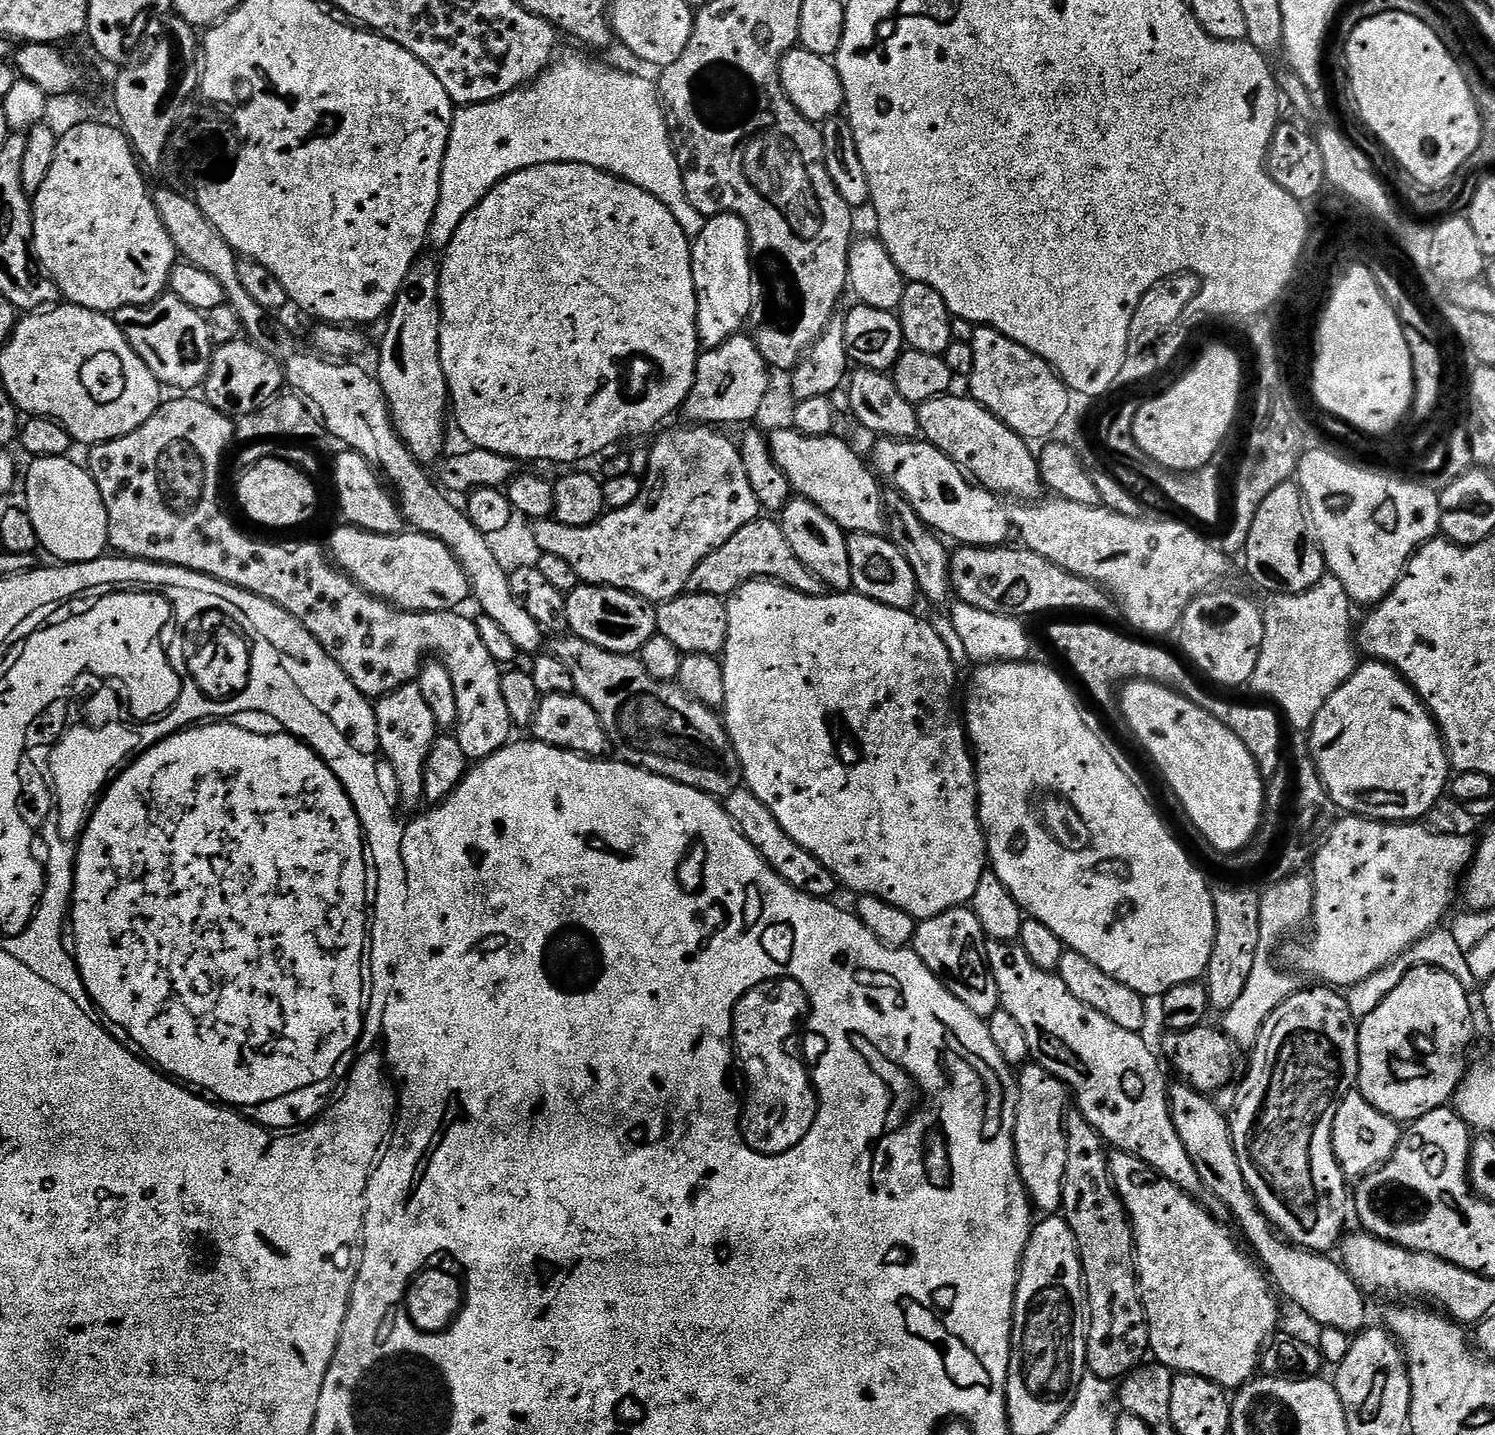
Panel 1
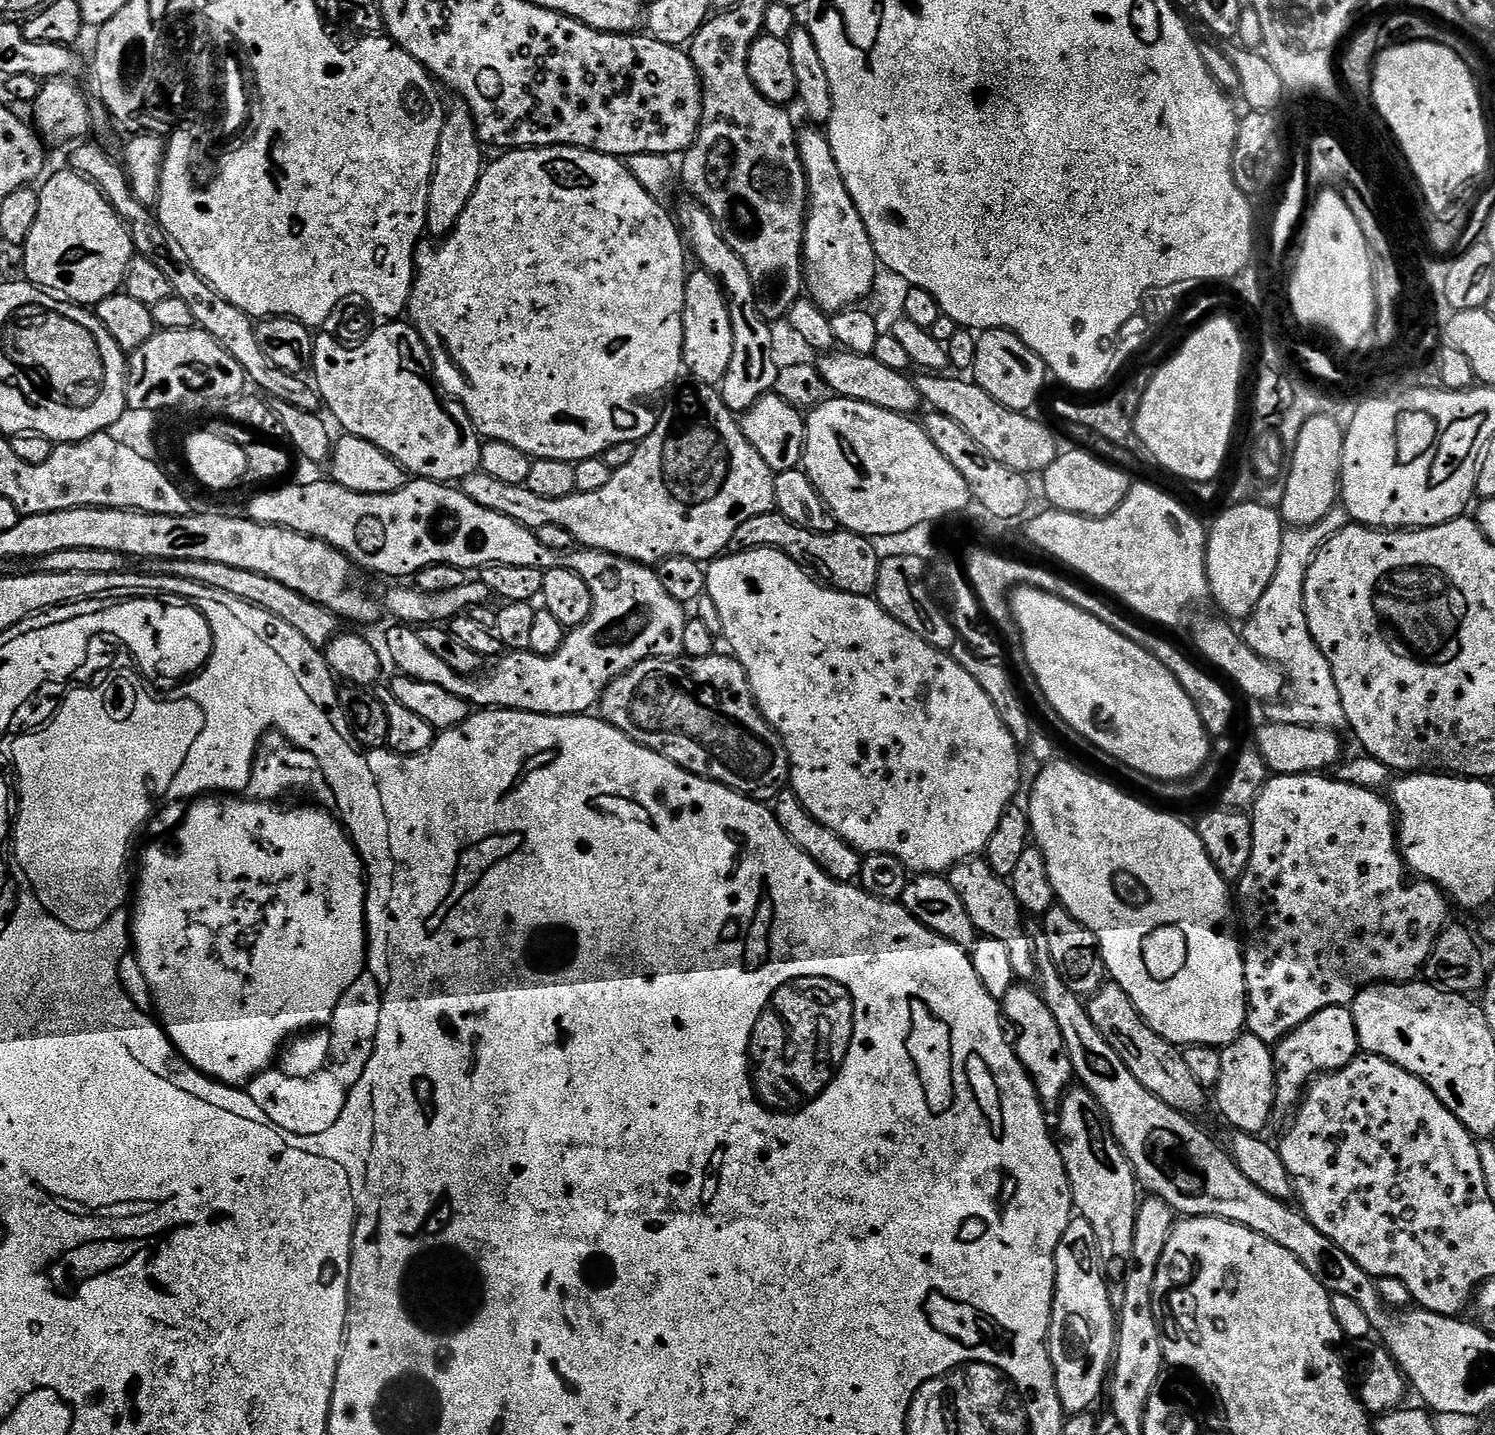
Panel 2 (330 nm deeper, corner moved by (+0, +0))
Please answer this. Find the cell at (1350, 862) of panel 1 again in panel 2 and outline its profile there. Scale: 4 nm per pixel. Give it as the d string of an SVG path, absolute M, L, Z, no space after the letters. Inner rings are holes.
M1305 774L1302 776L1278 776L1273 775L1268 783L1264 785L1263 790L1260 792L1260 797L1256 799L1255 804L1250 809L1252 817L1252 833L1254 834L1254 850L1250 850L1250 866L1246 866L1246 870L1240 875L1238 887L1240 887L1240 896L1238 892L1238 912L1244 915L1244 932L1246 943L1243 945L1244 949L1244 969L1246 970L1246 990L1248 991L1248 1022L1246 1025L1247 1031L1254 1034L1254 1038L1262 1038L1262 1042L1266 1042L1269 1046L1279 1044L1283 1036L1289 1036L1294 1029L1302 1026L1302 1022L1306 1022L1306 1018L1314 1018L1314 1014L1318 1014L1318 1010L1326 1010L1327 1008L1342 1008L1351 1005L1352 999L1356 993L1362 988L1369 987L1373 984L1381 982L1412 982L1417 979L1416 976L1421 975L1422 969L1428 963L1428 956L1432 952L1433 946L1440 938L1440 933L1444 931L1448 920L1448 908L1450 909L1450 901L1441 892L1435 884L1429 884L1427 880L1417 879L1416 884L1408 884L1410 881L1409 873L1404 866L1404 857L1400 855L1400 845L1398 843L1398 820L1394 815L1394 809L1387 799L1384 800L1379 791L1372 791L1370 789L1362 789L1358 786L1344 784L1337 778L1327 780L1327 775L1324 774Z

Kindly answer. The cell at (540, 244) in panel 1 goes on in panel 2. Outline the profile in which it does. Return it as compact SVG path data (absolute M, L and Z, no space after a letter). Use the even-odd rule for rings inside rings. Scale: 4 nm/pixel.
M553 146L551 148L521 148L519 150L508 150L496 161L489 163L485 167L484 173L480 176L478 186L466 202L466 210L462 210L462 218L454 226L454 230L443 241L440 252L432 252L429 256L417 255L414 264L415 272L412 282L412 293L408 299L406 309L407 319L422 339L424 345L428 347L429 354L432 355L432 368L436 372L436 383L443 391L447 392L453 400L459 400L466 410L470 422L476 431L480 433L484 440L497 440L498 442L510 442L510 446L518 446L518 450L525 452L527 456L537 460L542 458L554 458L555 460L585 460L595 456L603 457L604 452L610 446L618 446L618 442L630 442L636 444L644 440L654 430L656 423L652 421L652 416L644 412L644 408L632 406L632 400L636 396L644 396L644 392L656 392L656 388L669 388L681 379L685 371L684 366L684 281L686 279L686 267L684 268L684 252L686 253L686 240L678 227L677 221L670 213L664 209L665 205L642 187L634 178L634 174L628 169L627 163L623 159L607 156L601 152L592 152L588 148L569 148L567 146Z

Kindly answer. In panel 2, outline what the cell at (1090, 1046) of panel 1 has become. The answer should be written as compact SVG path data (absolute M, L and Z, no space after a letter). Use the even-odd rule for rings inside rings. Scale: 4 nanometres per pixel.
M973 858L956 864L946 874L950 886L954 886L954 894L962 898L962 906L966 906L966 914L970 914L970 922L974 922L980 936L998 938L1002 946L1010 954L1010 963L1014 965L1017 981L1024 982L1036 976L1036 951L1032 949L1031 935L1024 933L1025 913L1020 907L1018 898L1014 898L1011 883L1005 877L994 874L987 859Z

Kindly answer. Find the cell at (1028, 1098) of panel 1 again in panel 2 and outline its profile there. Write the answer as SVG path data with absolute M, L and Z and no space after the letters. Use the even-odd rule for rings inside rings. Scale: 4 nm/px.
M1024 982L1012 985L1012 989L1002 1001L1002 1016L1011 1027L1012 1024L1016 1027L1016 1057L1036 1083L1036 1093L1045 1105L1056 1106L1064 1099L1064 1093L1069 1091L1073 1083L1072 1063L1068 1057L1066 1042L1062 1038L1062 1030L1058 1030L1058 1022L1054 1022L1054 1014L1050 1014L1050 1006L1046 1006L1035 987L1027 988L1028 986Z

